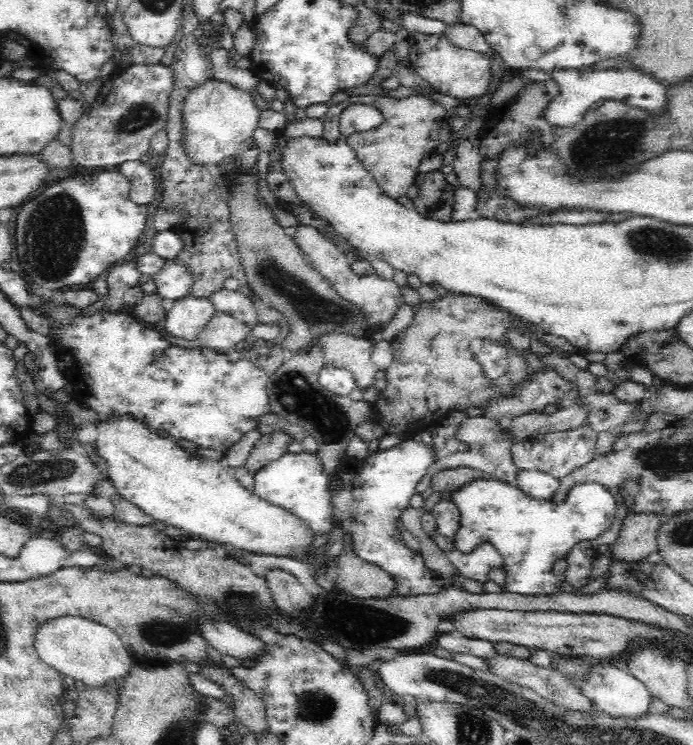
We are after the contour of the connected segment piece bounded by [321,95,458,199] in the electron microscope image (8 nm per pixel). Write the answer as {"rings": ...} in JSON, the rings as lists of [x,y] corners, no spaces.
{"rings":[[[356,95],[337,98],[322,116],[323,137],[335,142],[339,134],[341,113],[352,104],[370,104],[382,114],[382,124],[369,131],[353,133],[347,143],[356,151],[361,164],[374,177],[378,186],[390,198],[397,199],[406,194],[406,190],[418,178],[417,168],[425,157],[430,157],[442,142],[456,142],[458,133],[452,131],[450,113],[429,96],[414,95],[405,98],[379,97],[378,95]]]}

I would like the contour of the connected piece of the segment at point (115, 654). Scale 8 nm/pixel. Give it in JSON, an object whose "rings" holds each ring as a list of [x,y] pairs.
{"rings":[[[59,616],[42,623],[34,637],[34,649],[48,666],[64,676],[82,681],[87,687],[121,681],[133,665],[133,657],[112,629],[81,616]]]}

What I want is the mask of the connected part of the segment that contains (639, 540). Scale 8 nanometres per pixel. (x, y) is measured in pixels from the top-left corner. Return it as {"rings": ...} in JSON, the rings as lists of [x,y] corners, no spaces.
{"rings":[[[654,511],[626,516],[618,540],[610,545],[613,560],[638,562],[658,551],[658,532],[664,519]]]}

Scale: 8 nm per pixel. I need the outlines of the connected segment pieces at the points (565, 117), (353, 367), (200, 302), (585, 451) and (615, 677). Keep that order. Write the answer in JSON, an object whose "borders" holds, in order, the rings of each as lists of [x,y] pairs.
{"borders":[[[[560,69],[551,73],[551,78],[558,83],[560,92],[554,100],[544,107],[543,116],[548,123],[560,127],[573,125],[579,121],[584,113],[598,100],[618,100],[634,108],[640,108],[652,116],[660,116],[666,112],[668,99],[666,99],[666,87],[658,84],[658,81],[646,74],[634,72],[634,70],[592,70]]],[[[346,332],[320,335],[320,345],[324,347],[325,354],[324,365],[348,370],[356,382],[356,388],[364,392],[374,385],[377,373],[371,362],[373,342],[371,338],[354,337]]],[[[189,294],[184,298],[174,301],[174,305],[170,310],[166,311],[164,319],[164,330],[174,336],[174,338],[182,338],[182,340],[190,340],[201,335],[206,323],[212,318],[216,312],[214,305],[204,297],[193,297]]],[[[590,424],[580,426],[567,432],[550,432],[546,435],[535,435],[522,439],[510,445],[513,465],[519,471],[540,470],[551,474],[554,478],[561,479],[568,476],[576,468],[588,464],[597,455],[596,438],[598,432]]],[[[600,662],[600,665],[590,677],[586,680],[570,680],[574,685],[578,685],[582,689],[582,693],[586,697],[592,699],[598,710],[614,717],[628,720],[636,720],[646,716],[650,706],[652,706],[652,693],[648,691],[648,687],[632,673],[626,673],[620,668]]]]}

